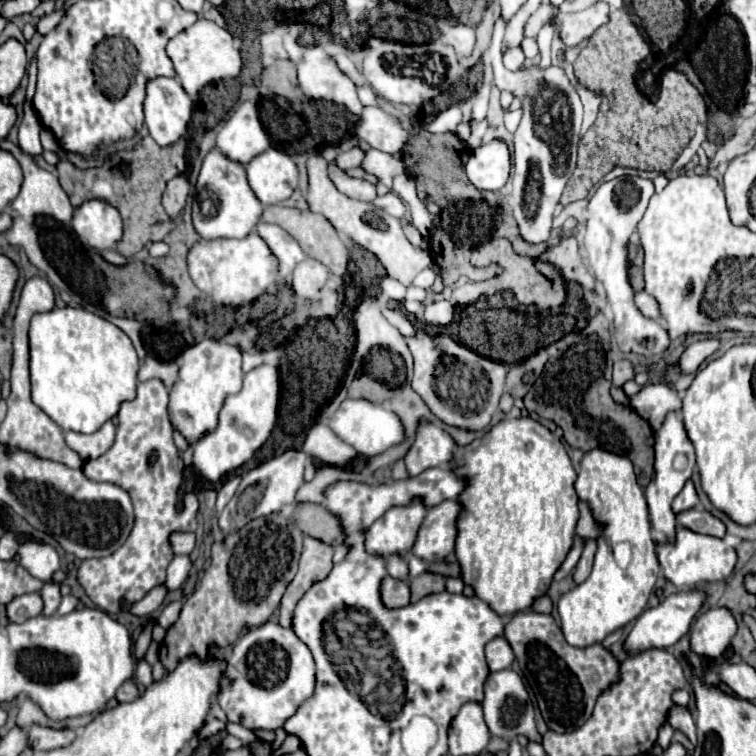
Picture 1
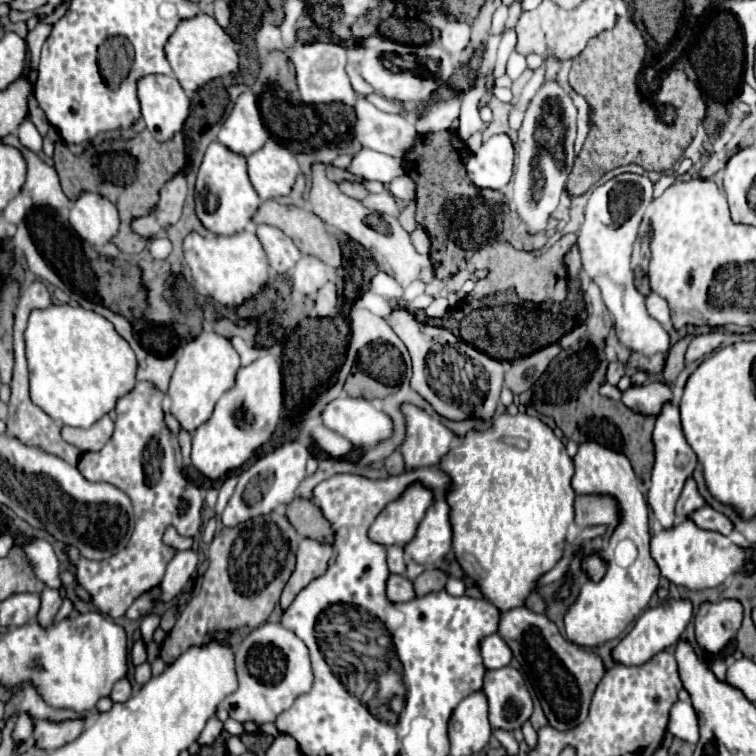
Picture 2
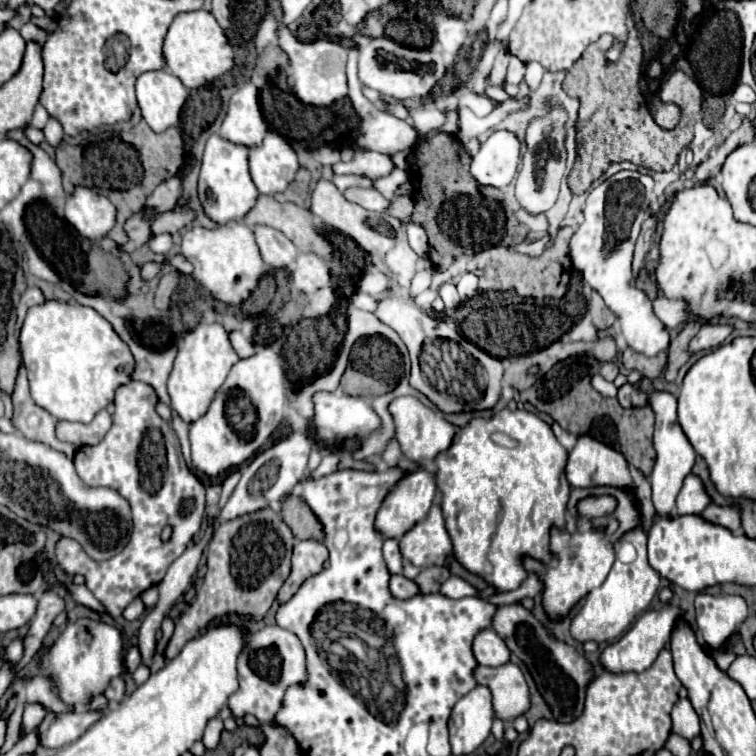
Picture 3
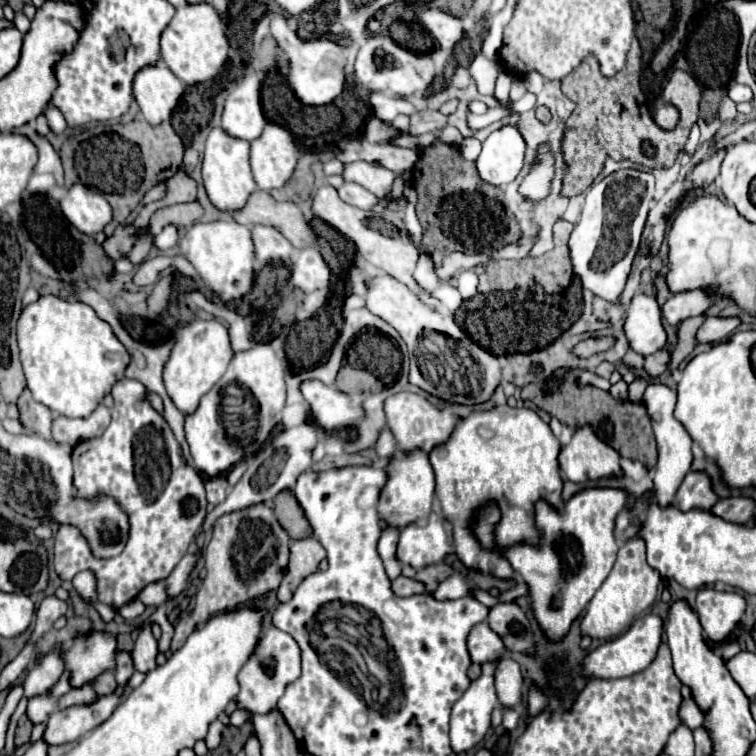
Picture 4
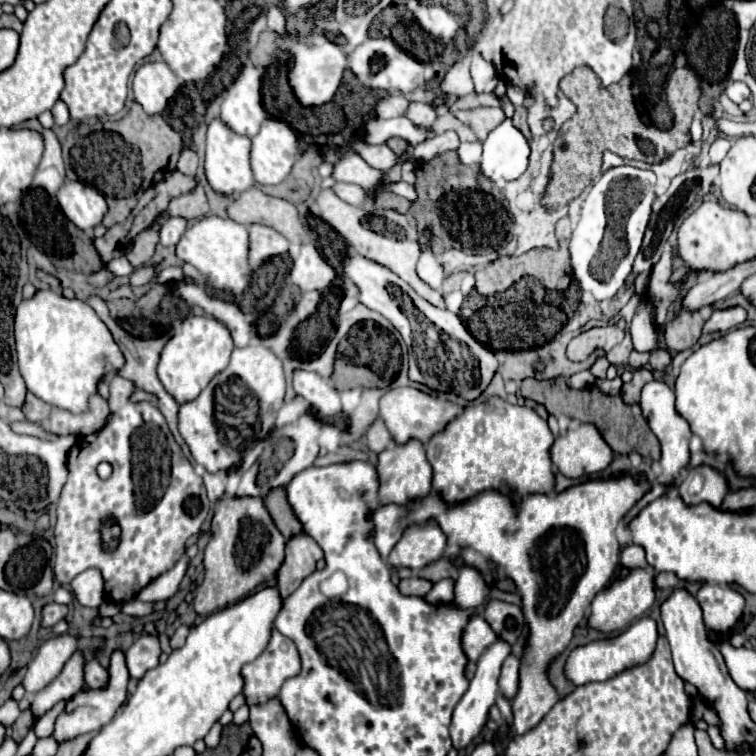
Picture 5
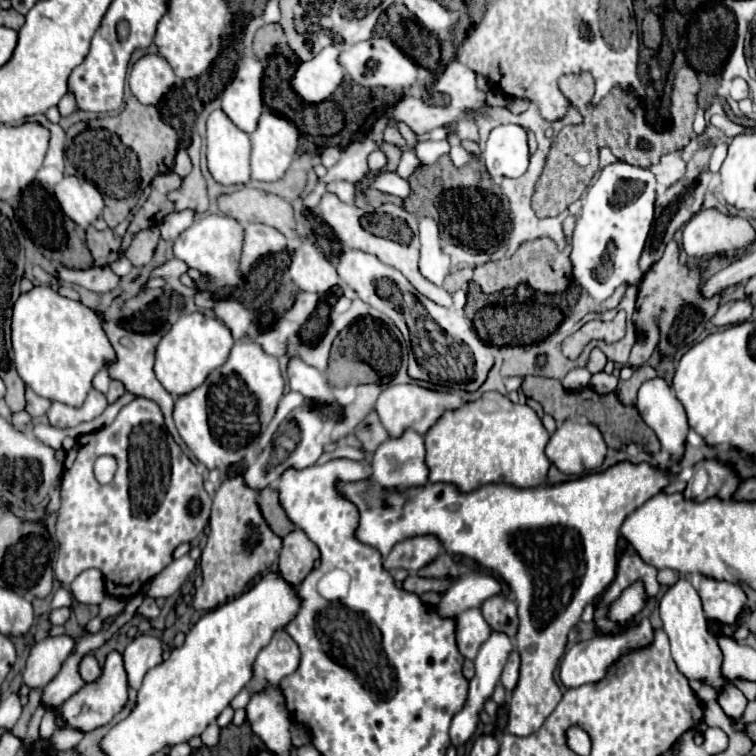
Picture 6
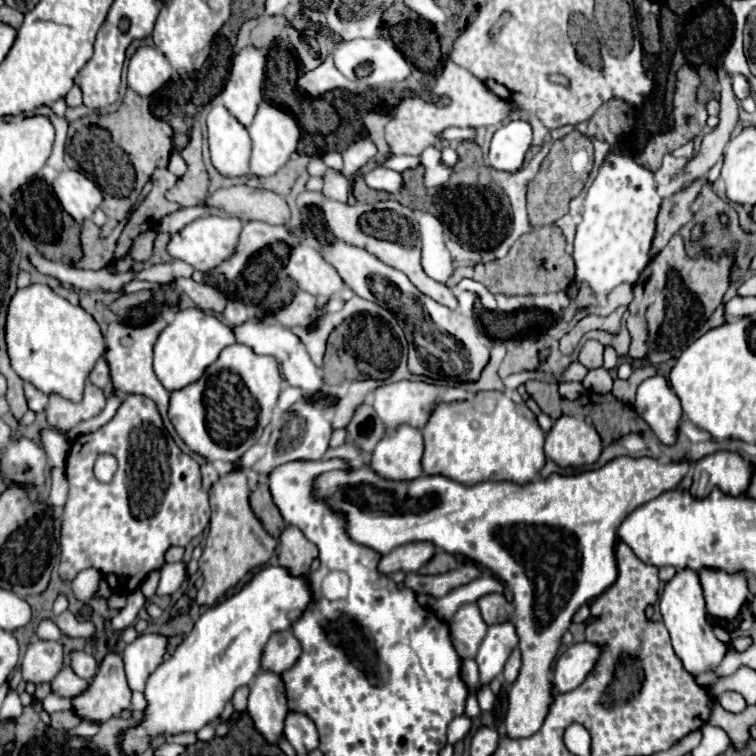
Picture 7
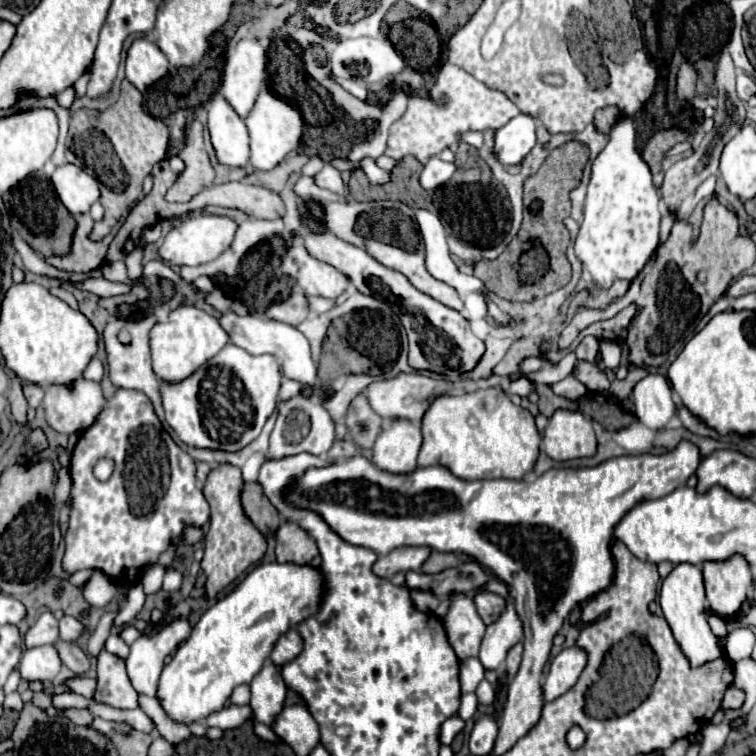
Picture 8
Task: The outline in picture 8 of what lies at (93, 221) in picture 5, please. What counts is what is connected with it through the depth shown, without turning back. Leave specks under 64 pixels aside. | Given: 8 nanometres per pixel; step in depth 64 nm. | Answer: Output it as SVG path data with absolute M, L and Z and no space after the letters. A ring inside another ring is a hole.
M76 164L56 166L52 174L52 184L62 204L74 216L88 212L100 196L98 180L94 180L94 176L90 176L84 168L78 168Z

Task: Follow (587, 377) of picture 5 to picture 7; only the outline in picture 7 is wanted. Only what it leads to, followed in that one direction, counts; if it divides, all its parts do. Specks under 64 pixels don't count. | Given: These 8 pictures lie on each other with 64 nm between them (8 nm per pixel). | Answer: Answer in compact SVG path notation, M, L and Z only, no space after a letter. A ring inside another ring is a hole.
M572 362L568 366L568 370L564 372L564 378L562 380L578 380L580 382L584 378L584 374L586 374L586 368L580 362Z

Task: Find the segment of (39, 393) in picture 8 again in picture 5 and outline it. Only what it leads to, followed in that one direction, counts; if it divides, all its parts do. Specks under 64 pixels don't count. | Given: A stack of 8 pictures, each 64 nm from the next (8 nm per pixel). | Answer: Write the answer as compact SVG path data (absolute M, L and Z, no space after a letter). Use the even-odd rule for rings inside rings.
M30 392L26 394L26 402L24 402L24 406L22 406L22 412L26 414L26 418L28 418L30 422L44 422L44 420L48 418L50 410L52 410L50 404L46 404L44 400L36 398L36 396L30 394Z

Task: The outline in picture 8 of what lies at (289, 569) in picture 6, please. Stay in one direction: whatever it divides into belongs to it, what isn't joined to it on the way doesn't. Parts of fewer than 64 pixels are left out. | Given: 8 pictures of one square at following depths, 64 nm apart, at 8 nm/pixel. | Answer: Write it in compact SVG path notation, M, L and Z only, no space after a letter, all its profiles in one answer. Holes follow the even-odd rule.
M286 520L276 532L276 560L308 564L318 554L318 546L310 534L296 522Z

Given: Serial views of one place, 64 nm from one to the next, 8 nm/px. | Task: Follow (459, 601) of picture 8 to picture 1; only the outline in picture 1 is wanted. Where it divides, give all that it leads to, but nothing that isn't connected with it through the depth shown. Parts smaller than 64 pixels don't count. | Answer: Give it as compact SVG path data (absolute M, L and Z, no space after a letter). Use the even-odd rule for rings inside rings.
M496 636L486 644L486 662L492 672L510 668L510 664L514 662L514 652L504 636Z

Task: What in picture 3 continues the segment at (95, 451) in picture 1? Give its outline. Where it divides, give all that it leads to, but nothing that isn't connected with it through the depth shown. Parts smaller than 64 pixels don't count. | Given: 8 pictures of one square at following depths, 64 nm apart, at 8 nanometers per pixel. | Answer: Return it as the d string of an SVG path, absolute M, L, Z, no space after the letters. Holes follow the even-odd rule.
M100 410L90 424L60 420L56 422L56 438L62 442L70 442L76 448L80 448L82 444L98 444L102 436L108 432L110 424L112 424L112 418L108 410Z

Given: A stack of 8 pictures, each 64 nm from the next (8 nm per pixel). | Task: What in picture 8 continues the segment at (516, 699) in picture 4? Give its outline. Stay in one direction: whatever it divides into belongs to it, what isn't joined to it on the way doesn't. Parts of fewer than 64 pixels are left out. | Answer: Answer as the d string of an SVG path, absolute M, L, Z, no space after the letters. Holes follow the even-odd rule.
M518 642L518 644L514 644L514 646L510 648L510 652L508 652L508 658L506 658L508 676L514 676L514 674L518 672L518 666L520 666L520 662L522 662L522 652L524 652L522 646L524 646L524 644Z

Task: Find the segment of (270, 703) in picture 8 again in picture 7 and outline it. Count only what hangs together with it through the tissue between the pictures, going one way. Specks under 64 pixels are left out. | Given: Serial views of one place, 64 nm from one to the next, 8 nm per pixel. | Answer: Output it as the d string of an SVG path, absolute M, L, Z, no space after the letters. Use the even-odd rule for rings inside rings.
M260 670L250 688L248 714L252 716L256 730L268 742L278 742L278 738L282 738L282 720L286 712L288 702L282 678L270 670Z

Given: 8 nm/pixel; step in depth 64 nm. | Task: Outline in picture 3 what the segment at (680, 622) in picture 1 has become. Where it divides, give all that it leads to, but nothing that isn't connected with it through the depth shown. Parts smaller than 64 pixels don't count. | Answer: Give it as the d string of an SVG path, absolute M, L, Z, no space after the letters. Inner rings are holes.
M666 606L662 610L648 610L642 616L638 616L634 626L620 640L616 640L614 644L610 644L602 650L602 654L600 654L602 668L608 672L614 672L614 674L644 672L646 668L650 668L652 662L656 660L658 652L670 640L670 634L672 634L672 628L674 628L678 616L684 616L684 612L682 612L682 608L676 608L676 606Z

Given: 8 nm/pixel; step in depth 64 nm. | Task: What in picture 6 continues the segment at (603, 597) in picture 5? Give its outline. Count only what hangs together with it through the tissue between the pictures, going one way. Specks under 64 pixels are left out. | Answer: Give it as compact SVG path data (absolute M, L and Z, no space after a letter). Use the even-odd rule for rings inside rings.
M634 584L626 592L622 592L622 596L610 606L610 618L628 620L628 618L640 614L640 610L644 606L646 606L644 588L642 588L642 584Z

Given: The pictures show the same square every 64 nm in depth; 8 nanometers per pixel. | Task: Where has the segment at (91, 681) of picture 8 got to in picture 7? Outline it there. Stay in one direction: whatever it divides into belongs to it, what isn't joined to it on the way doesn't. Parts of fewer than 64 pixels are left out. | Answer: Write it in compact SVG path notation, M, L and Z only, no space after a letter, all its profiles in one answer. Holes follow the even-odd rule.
M64 666L64 670L52 680L52 692L60 696L80 696L84 688L88 688L90 682L84 678L78 678L70 666Z

